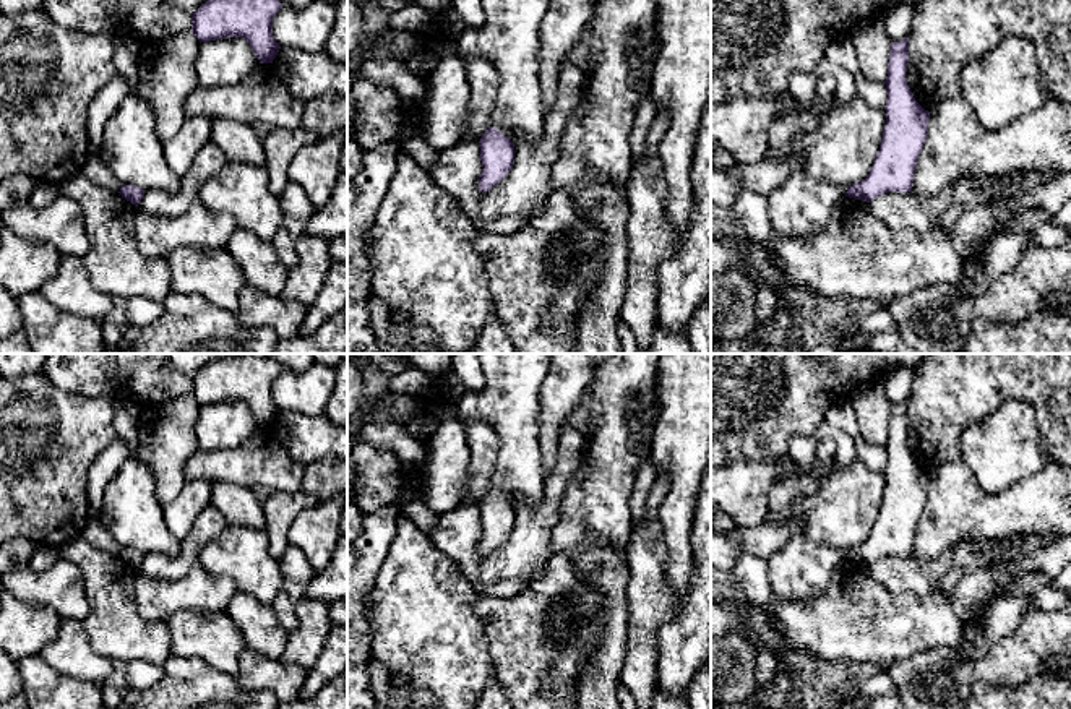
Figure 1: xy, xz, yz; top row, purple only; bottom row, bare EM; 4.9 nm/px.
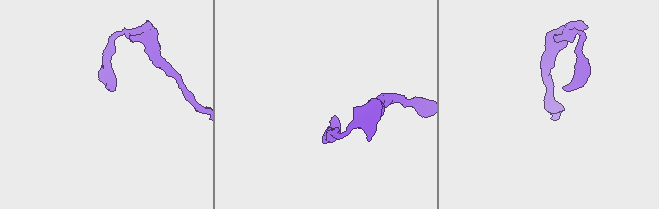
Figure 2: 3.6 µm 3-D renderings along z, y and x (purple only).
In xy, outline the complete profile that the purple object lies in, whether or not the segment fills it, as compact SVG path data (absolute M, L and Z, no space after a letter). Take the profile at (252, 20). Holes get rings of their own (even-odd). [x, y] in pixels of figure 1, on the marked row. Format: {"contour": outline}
{"contour": "M209 0L193 15L191 32L201 42L242 37L260 63L273 63L281 45L273 36L279 0Z"}

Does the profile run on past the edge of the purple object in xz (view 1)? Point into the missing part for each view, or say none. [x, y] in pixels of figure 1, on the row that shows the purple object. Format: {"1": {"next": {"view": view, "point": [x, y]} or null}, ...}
{"1": {"next": null}}

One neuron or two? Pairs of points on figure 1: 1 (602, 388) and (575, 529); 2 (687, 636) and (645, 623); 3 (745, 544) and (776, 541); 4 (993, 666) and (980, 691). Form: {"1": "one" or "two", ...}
{"1": "one", "2": "two", "3": "one", "4": "two"}

